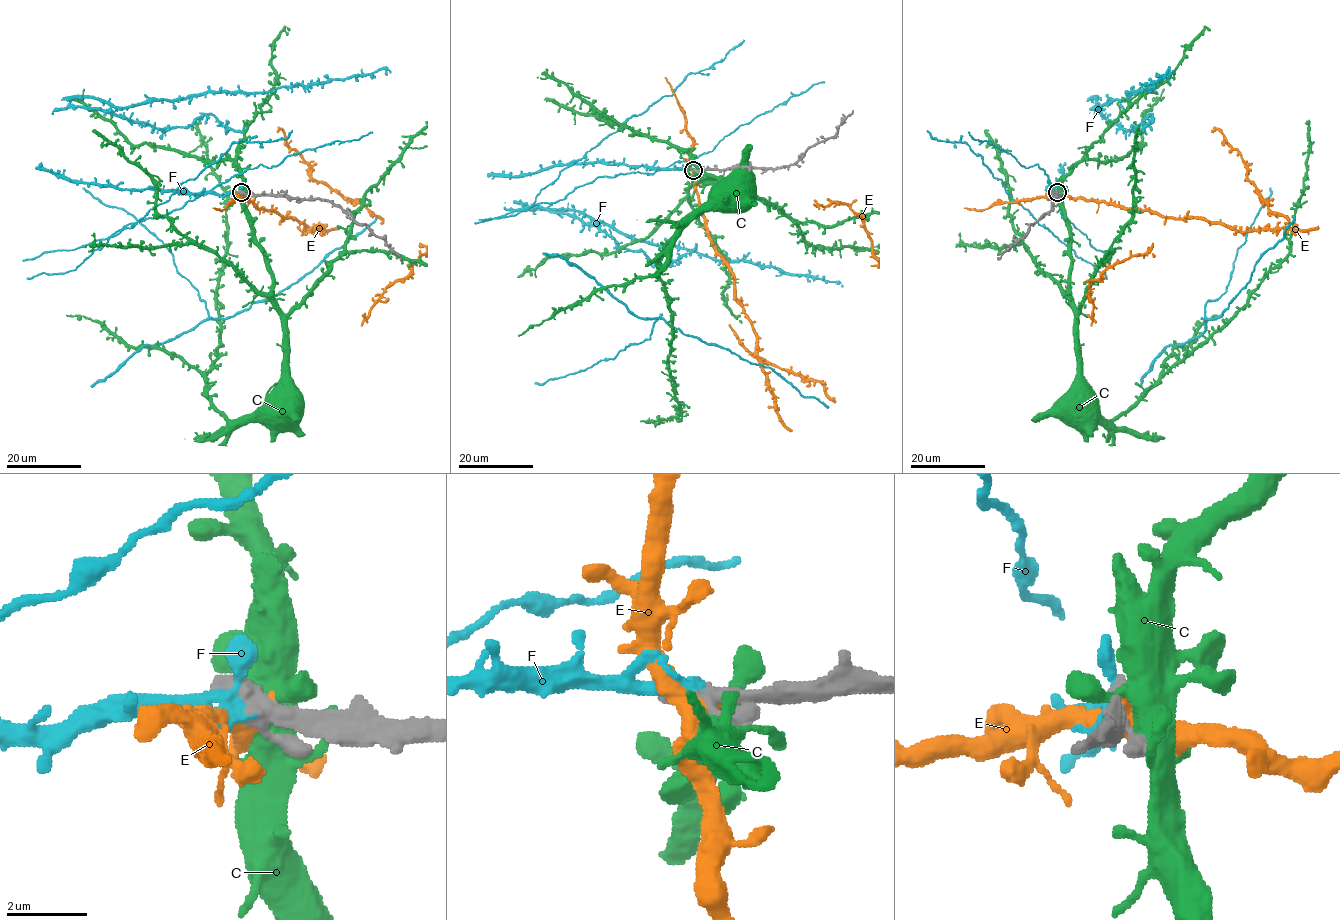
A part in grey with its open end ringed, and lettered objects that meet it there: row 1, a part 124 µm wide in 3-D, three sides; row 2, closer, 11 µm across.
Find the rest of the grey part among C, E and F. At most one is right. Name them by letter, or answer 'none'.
F

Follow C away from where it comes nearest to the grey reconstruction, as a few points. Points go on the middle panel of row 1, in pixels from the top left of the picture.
C: (697, 172), (705, 182), (726, 183), (736, 190), (729, 189), (739, 193)

